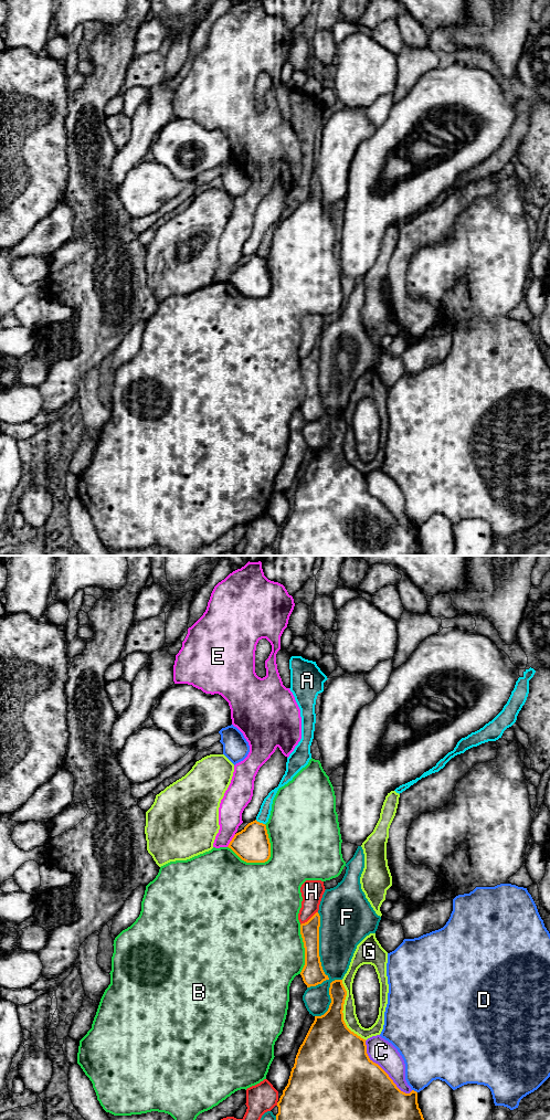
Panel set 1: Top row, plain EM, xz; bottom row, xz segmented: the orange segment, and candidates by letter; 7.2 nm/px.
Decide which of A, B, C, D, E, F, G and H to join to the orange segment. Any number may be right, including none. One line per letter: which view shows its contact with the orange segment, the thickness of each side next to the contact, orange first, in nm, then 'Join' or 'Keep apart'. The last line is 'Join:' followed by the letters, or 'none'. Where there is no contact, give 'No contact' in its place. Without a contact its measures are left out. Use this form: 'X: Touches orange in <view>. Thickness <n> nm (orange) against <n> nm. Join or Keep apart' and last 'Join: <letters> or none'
A: Touches orange in xz. Thickness 260 nm (orange) against 90 nm. Keep apart
B: Touches orange in xz. Thickness 260 nm (orange) against 500 nm. Keep apart
C: Touches orange in xz. Thickness 460 nm (orange) against 180 nm. Keep apart
D: Touches orange in xz. Thickness 300 nm (orange) against 320 nm. Keep apart
E: Touches orange in xz. Thickness 260 nm (orange) against 180 nm. Keep apart
F: Touches orange in xz. Thickness 160 nm (orange) against 320 nm. Keep apart
G: Touches orange in xz. Thickness 360 nm (orange) against 100 nm. Keep apart
H: Touches orange in xz. Thickness 140 nm (orange) against 160 nm. Keep apart
Join: none

